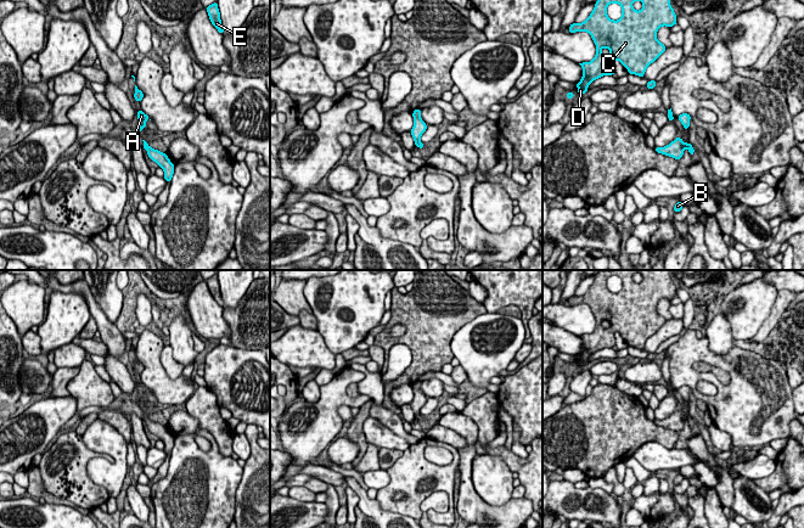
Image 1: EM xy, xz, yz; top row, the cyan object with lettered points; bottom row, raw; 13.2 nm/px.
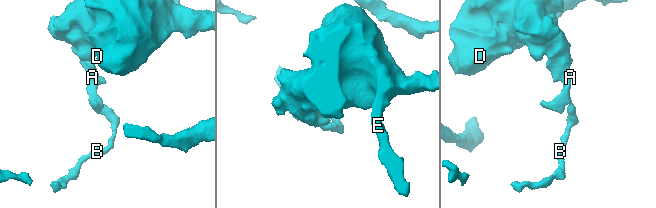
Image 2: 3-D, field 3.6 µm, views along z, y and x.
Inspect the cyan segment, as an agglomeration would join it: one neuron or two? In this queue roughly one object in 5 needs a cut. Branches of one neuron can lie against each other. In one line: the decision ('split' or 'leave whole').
leave whole

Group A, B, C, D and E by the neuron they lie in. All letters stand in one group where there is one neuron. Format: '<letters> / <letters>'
A B C D E

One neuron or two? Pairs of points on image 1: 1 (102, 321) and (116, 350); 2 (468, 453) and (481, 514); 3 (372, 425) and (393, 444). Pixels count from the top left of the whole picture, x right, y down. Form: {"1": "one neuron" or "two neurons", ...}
{"1": "one neuron", "2": "one neuron", "3": "one neuron"}

